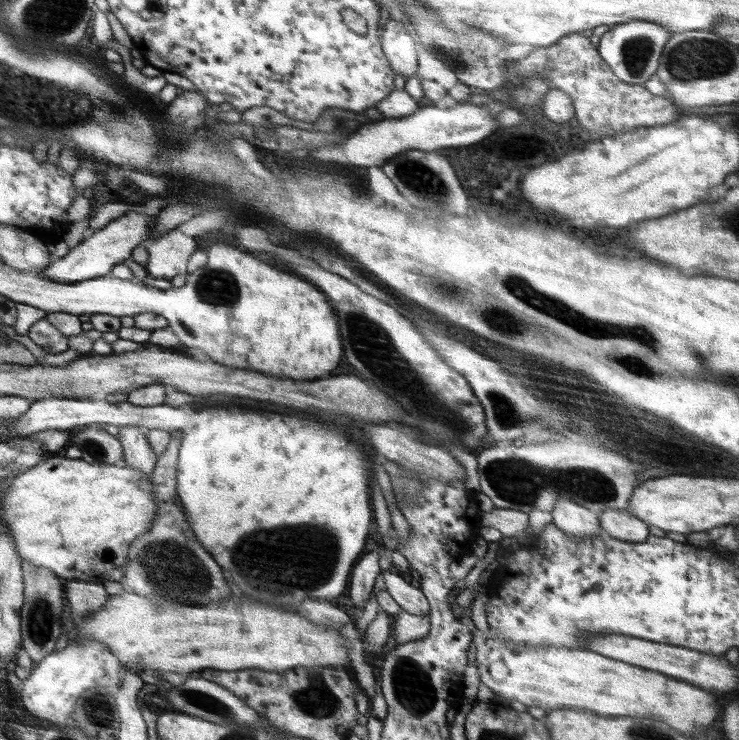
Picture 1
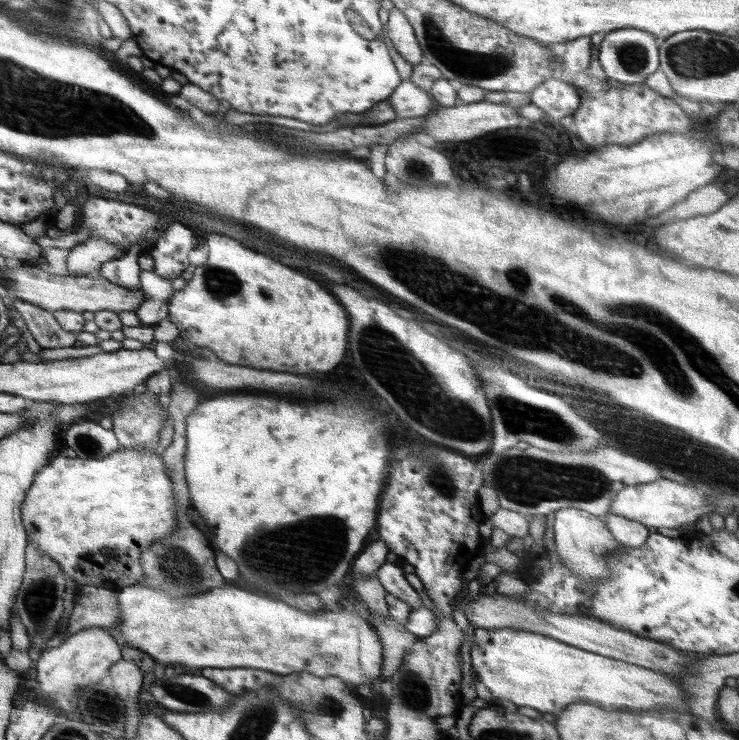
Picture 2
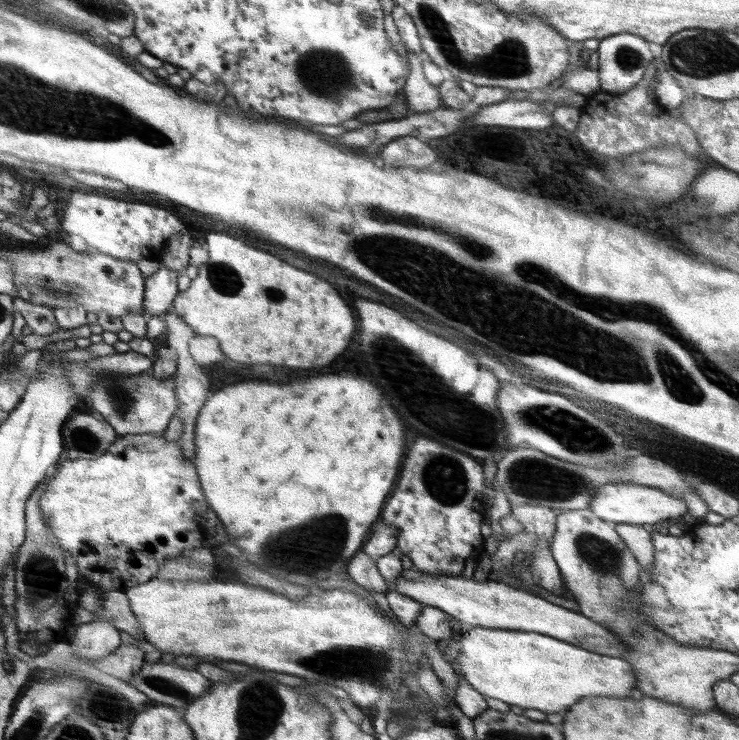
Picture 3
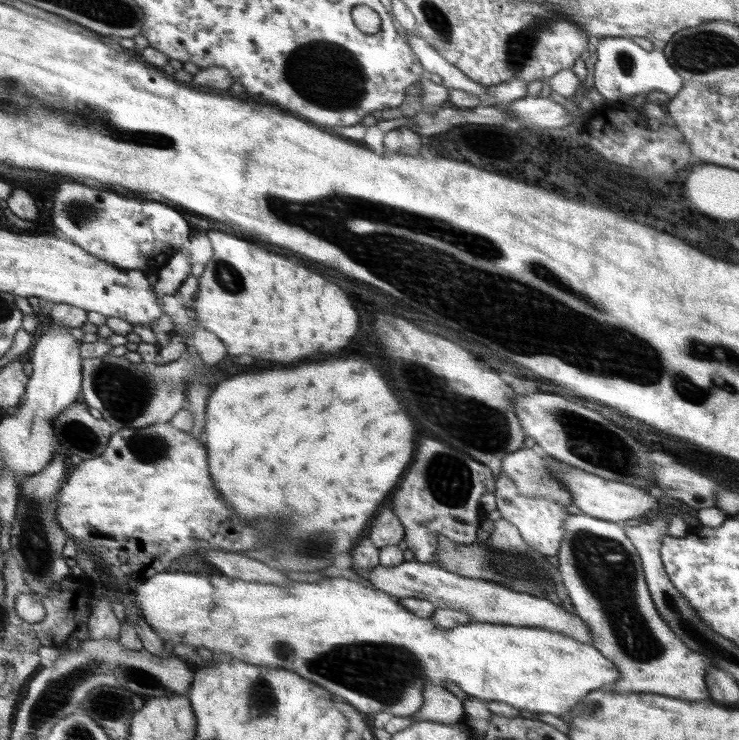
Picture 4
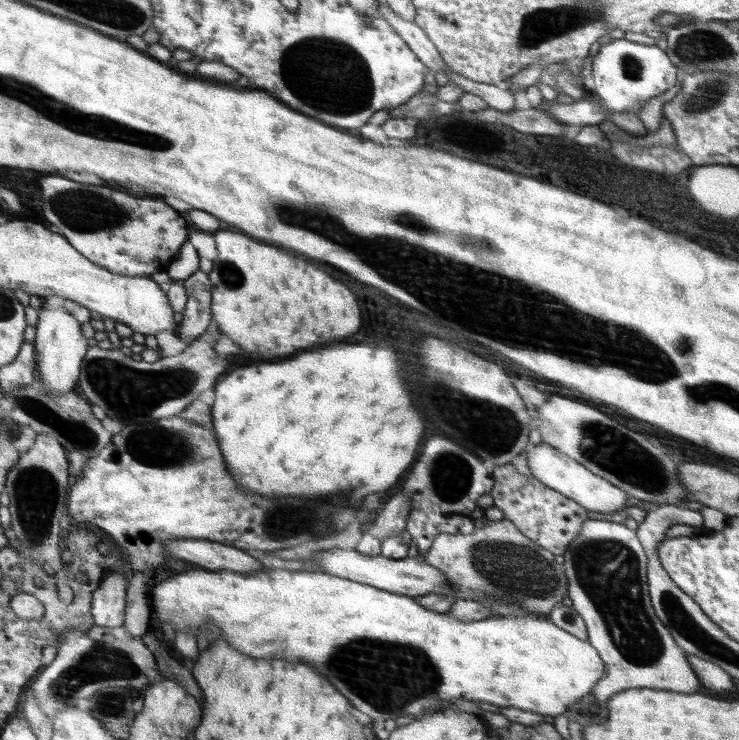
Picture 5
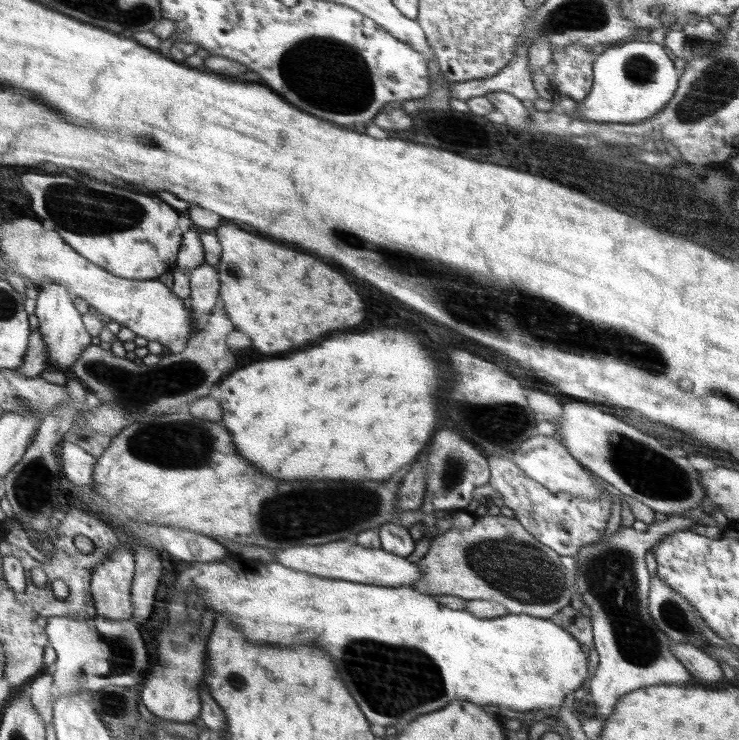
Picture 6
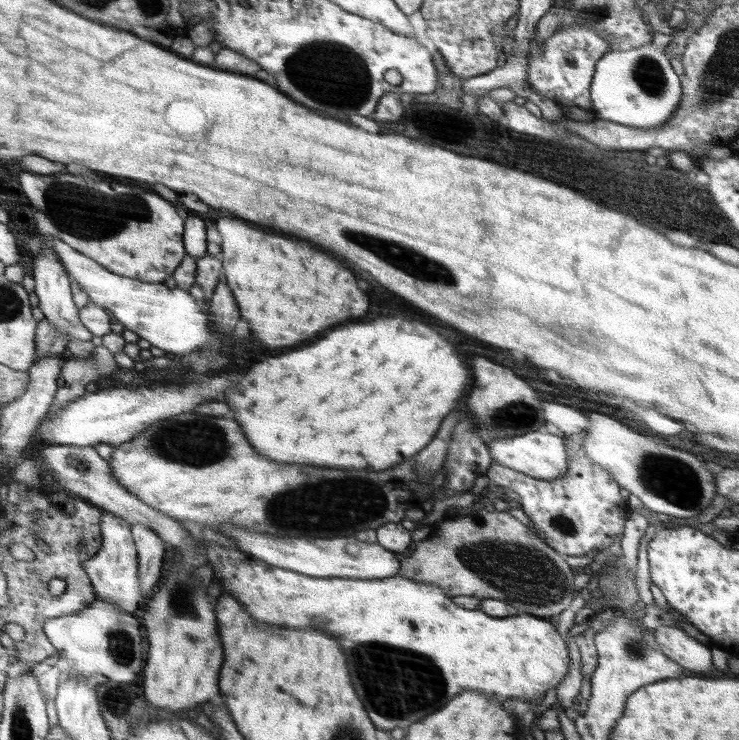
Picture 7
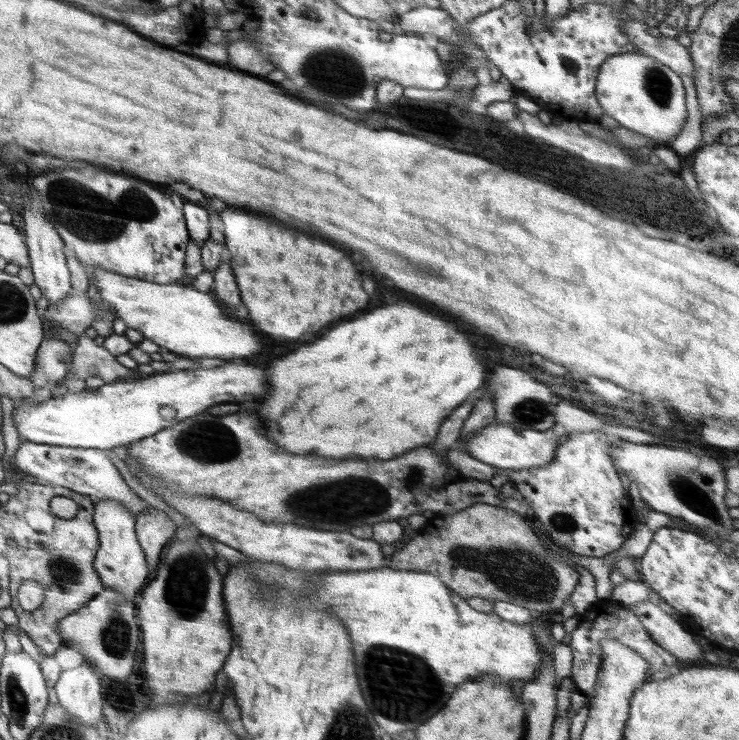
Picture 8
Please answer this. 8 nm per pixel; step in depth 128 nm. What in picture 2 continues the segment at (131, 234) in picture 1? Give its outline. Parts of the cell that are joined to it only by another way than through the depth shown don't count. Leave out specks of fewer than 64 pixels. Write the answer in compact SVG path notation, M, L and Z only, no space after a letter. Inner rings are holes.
M90 237L82 245L72 248L68 257L67 268L72 275L90 275L100 272L105 262L110 262L125 254L120 245L100 237Z

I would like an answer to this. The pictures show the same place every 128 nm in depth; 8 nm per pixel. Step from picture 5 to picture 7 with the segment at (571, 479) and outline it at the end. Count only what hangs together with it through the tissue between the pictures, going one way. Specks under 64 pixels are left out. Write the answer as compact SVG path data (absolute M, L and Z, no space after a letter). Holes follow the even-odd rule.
M535 430L522 436L492 440L490 441L490 453L493 454L494 462L506 465L518 472L526 473L528 476L538 478L540 481L561 478L569 468L567 465L569 457L565 450L563 438L548 433L547 430Z

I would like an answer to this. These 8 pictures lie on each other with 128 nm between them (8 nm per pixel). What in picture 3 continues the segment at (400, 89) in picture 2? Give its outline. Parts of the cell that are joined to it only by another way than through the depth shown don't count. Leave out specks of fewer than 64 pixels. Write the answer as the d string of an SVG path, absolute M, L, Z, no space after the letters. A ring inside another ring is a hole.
M407 51L409 68L408 80L400 92L410 114L436 110L444 106L439 95L439 88L428 82L422 72L423 55Z

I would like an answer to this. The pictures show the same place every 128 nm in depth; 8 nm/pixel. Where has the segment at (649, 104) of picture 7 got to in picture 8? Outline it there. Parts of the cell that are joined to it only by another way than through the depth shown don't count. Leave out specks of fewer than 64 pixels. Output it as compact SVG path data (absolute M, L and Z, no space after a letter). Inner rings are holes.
M640 51L609 56L597 76L596 95L609 123L649 136L653 147L670 145L686 120L680 75Z

